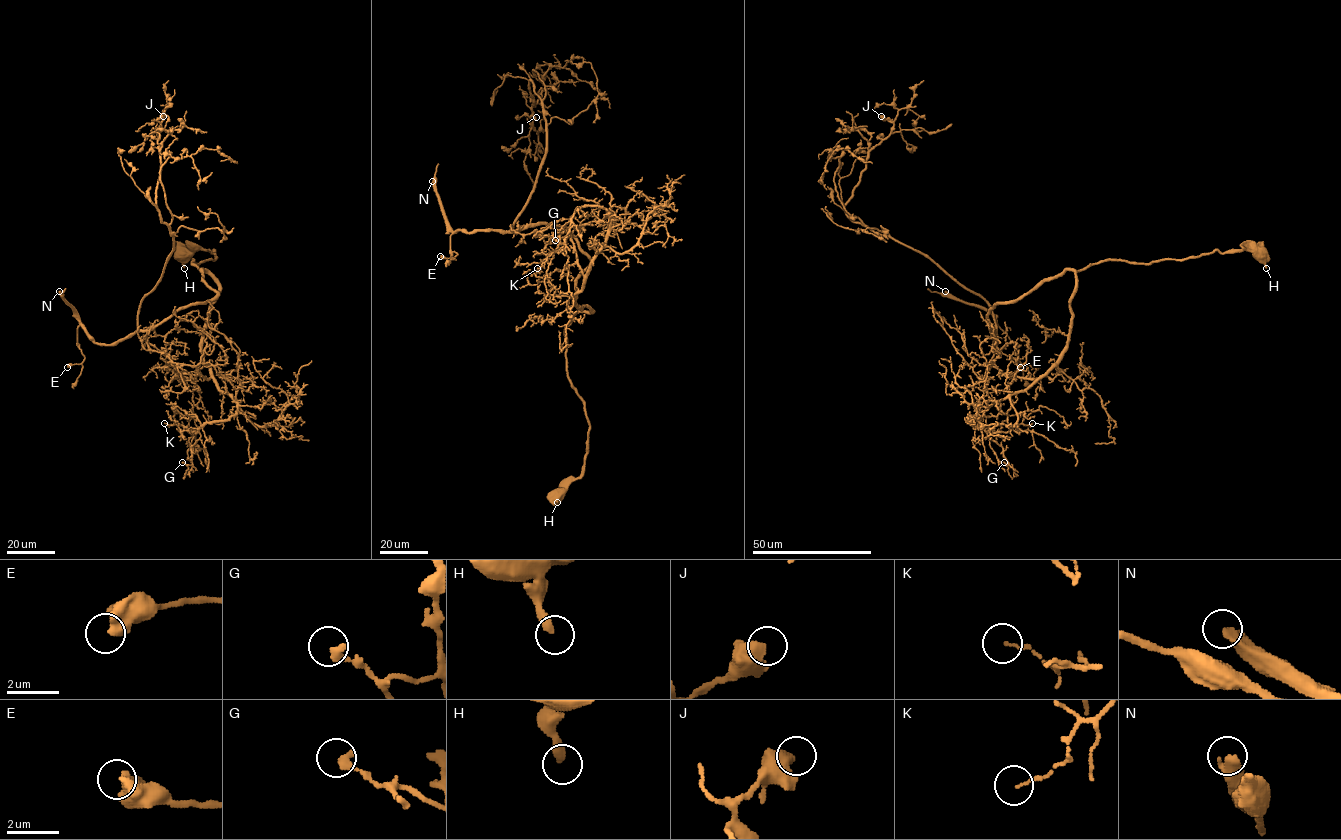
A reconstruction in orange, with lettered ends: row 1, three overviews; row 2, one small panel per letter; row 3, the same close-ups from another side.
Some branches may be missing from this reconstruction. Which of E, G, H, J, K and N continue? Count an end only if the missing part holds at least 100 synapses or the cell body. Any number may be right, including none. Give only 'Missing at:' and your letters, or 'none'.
Missing at: N

